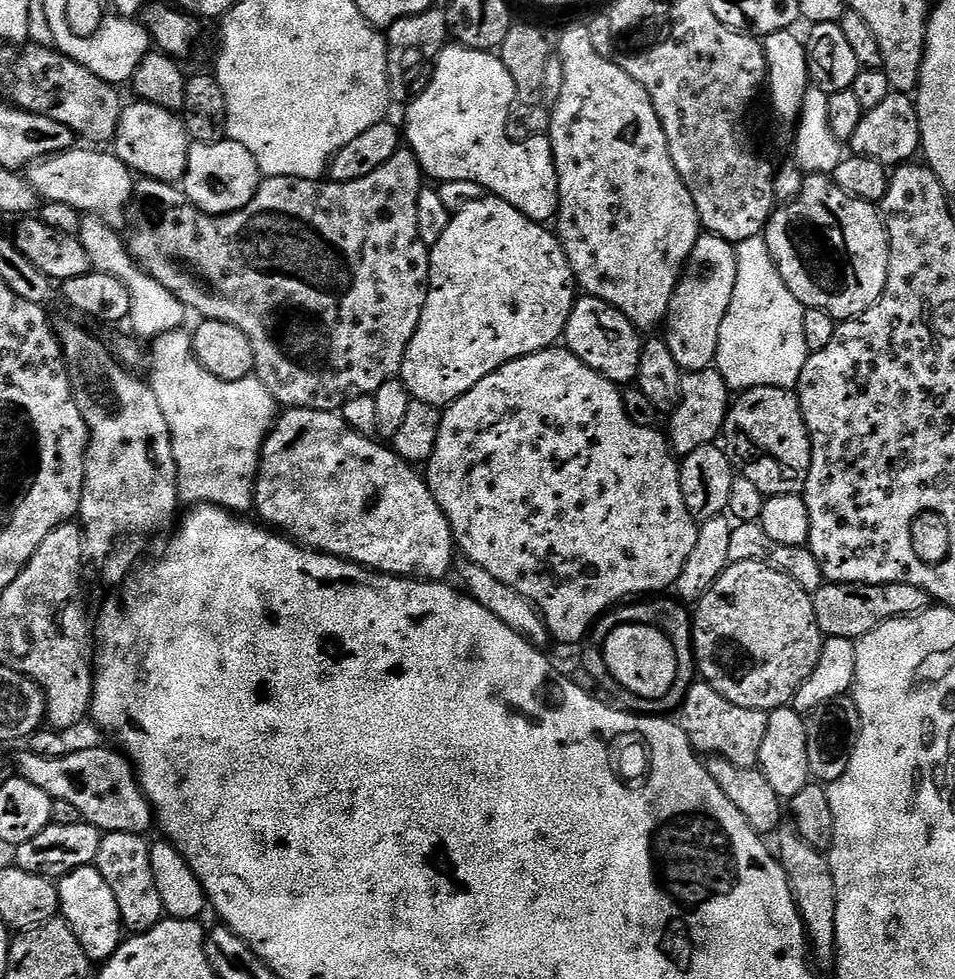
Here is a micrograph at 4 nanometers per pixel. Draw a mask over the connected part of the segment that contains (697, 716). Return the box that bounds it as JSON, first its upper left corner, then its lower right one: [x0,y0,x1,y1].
[678,682,768,768]

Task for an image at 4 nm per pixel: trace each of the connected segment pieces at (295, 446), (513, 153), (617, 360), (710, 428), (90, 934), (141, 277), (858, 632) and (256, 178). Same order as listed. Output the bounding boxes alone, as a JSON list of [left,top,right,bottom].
[[254,408,454,582],[402,42,560,225],[562,294,645,386],[666,367,730,458],[58,866,126,962],[79,215,190,342],[811,582,934,641],[182,139,261,216]]

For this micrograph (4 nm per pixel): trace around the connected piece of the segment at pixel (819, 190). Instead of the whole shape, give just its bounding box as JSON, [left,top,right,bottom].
[762,175,890,322]

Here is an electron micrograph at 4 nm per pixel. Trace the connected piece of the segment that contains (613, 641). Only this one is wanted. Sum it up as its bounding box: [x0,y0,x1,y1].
[602,624,678,702]

